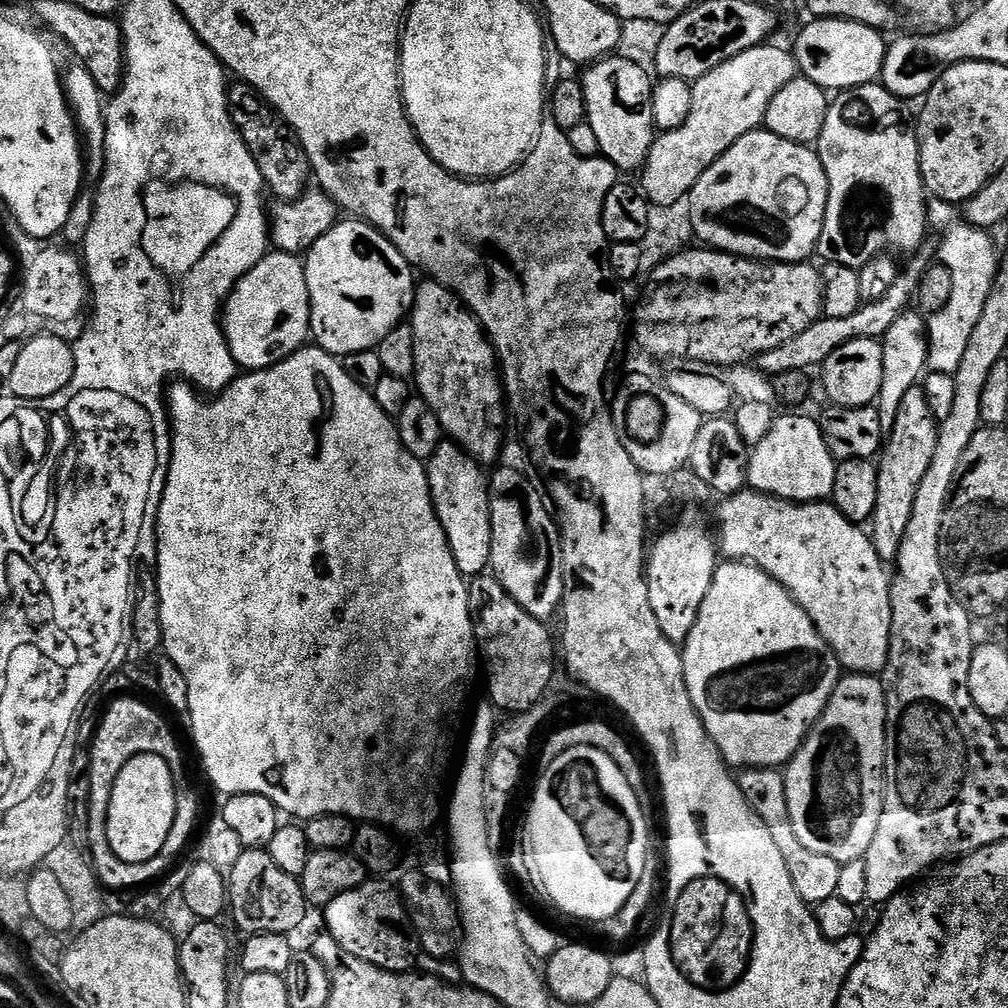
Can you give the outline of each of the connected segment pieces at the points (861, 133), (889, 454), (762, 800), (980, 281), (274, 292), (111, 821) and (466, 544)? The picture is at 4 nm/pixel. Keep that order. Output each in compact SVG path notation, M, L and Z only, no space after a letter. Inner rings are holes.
M877 82L858 86L851 91L837 92L831 97L830 104L818 141L820 161L828 179L828 197L815 255L821 256L821 261L835 262L858 270L875 256L915 252L927 237L924 235L928 232L928 208L924 205L926 189L920 173L918 132L913 125L912 128L908 125L904 117L905 101L890 94L883 83Z
M923 387L906 390L906 398L902 398L902 406L898 406L898 418L894 418L892 431L887 433L876 470L878 502L870 521L870 535L876 552L885 562L895 561L900 553L902 540L914 514L918 490L926 478L926 472L930 470L938 446L939 433L936 415L930 410L930 402Z
M745 768L739 773L738 783L746 802L752 807L752 813L774 837L774 843L778 845L782 859L786 862L786 870L790 873L790 882L794 882L794 890L798 890L798 898L815 906L834 896L838 890L840 863L834 858L826 858L826 854L814 854L814 850L798 842L798 834L794 834L794 826L788 817L783 771L774 768Z
M971 226L959 227L950 229L944 241L938 244L938 260L944 263L952 279L952 289L948 292L948 301L933 314L932 320L930 316L926 324L928 368L934 372L955 374L958 370L962 354L966 354L966 346L970 343L970 334L974 334L974 326L978 326L978 318L982 318L982 306L986 306L998 267L998 251L988 237L991 235Z
M279 250L265 251L252 269L232 285L222 304L224 341L237 365L244 370L268 368L290 352L295 352L306 340L308 306L304 286L304 266L299 255Z
M145 752L130 758L121 766L112 792L108 795L106 825L110 850L122 862L146 864L160 856L166 834L170 834L176 809L178 788L172 785L172 776L173 769L164 759Z
M455 442L439 444L426 461L426 471L432 508L446 534L450 554L454 554L454 562L460 575L465 578L481 575L492 563L492 498L489 473L480 461L475 460Z

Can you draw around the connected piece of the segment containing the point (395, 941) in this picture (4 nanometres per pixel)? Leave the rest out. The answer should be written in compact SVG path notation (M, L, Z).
M365 882L362 886L358 886L354 890L350 890L346 894L338 894L338 898L334 898L329 904L323 905L322 912L324 912L324 924L327 935L331 936L332 941L337 944L342 950L346 950L346 954L354 954L354 958L362 958L362 962L370 962L379 968L385 968L387 972L406 972L409 971L417 963L418 959L418 941L416 938L416 930L412 926L412 919L408 917L408 907L404 905L404 897L395 887L392 888L388 884L372 884L372 882Z

